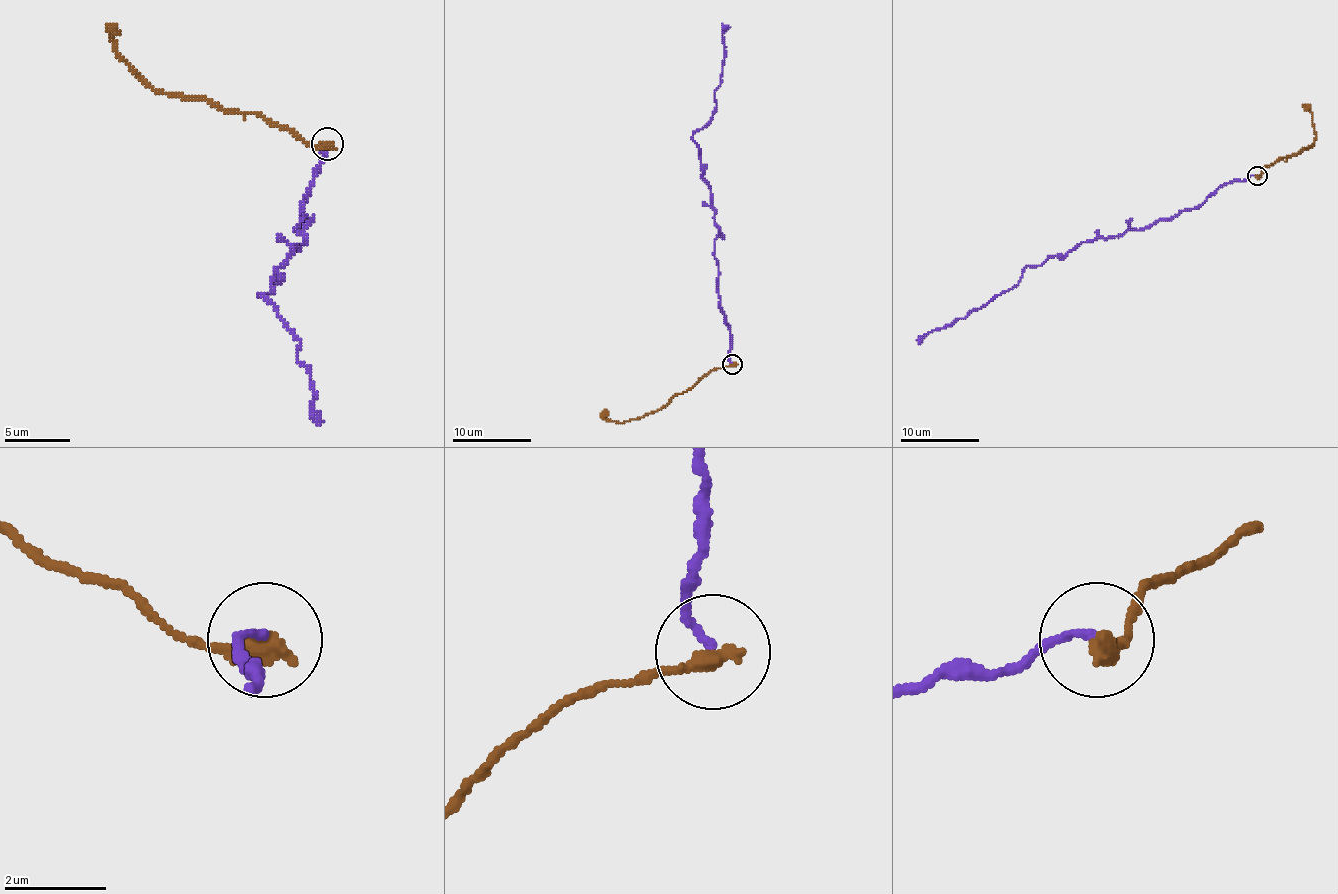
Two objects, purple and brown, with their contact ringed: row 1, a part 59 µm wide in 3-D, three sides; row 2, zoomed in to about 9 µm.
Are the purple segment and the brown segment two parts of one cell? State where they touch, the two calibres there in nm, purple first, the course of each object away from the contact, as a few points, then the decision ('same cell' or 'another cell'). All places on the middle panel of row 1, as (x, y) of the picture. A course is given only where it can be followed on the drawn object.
at (732, 364); 150 nm thick on the purple side, 400 nm on the other; purple runs (732, 364), (714, 256), (718, 229), (693, 135), (714, 113), (722, 35), (728, 25); brown runs (732, 364), (710, 370), (659, 409), (622, 423), (606, 419), (604, 409); another cell

